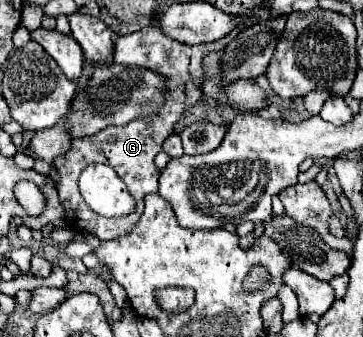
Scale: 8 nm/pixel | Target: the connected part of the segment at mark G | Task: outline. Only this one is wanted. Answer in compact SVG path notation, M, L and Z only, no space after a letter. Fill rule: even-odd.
M153 25L143 27L137 33L117 37L113 63L115 65L137 65L137 67L145 67L145 69L151 69L151 71L159 73L165 81L165 87L163 87L165 101L157 113L153 113L153 115L145 115L145 117L135 119L135 121L131 121L123 127L101 129L97 135L89 135L85 139L75 139L73 147L65 155L61 155L53 161L53 167L59 173L59 181L57 181L59 199L65 207L65 219L67 219L69 227L81 229L81 231L87 231L87 233L95 233L101 241L117 239L117 237L133 231L133 227L137 225L137 221L141 217L141 211L145 207L145 203L143 203L145 195L157 191L159 169L155 167L155 155L161 151L163 141L173 133L175 123L182 118L185 111L185 85L189 81L191 53L193 53L193 49L189 45L177 43L177 41L161 35L161 29L153 27ZM89 163L105 163L105 165L111 165L117 171L117 175L125 181L129 193L137 201L135 213L131 213L127 217L107 219L107 217L101 217L101 215L93 213L85 205L83 197L77 191L77 177L79 177L81 169L87 167Z

